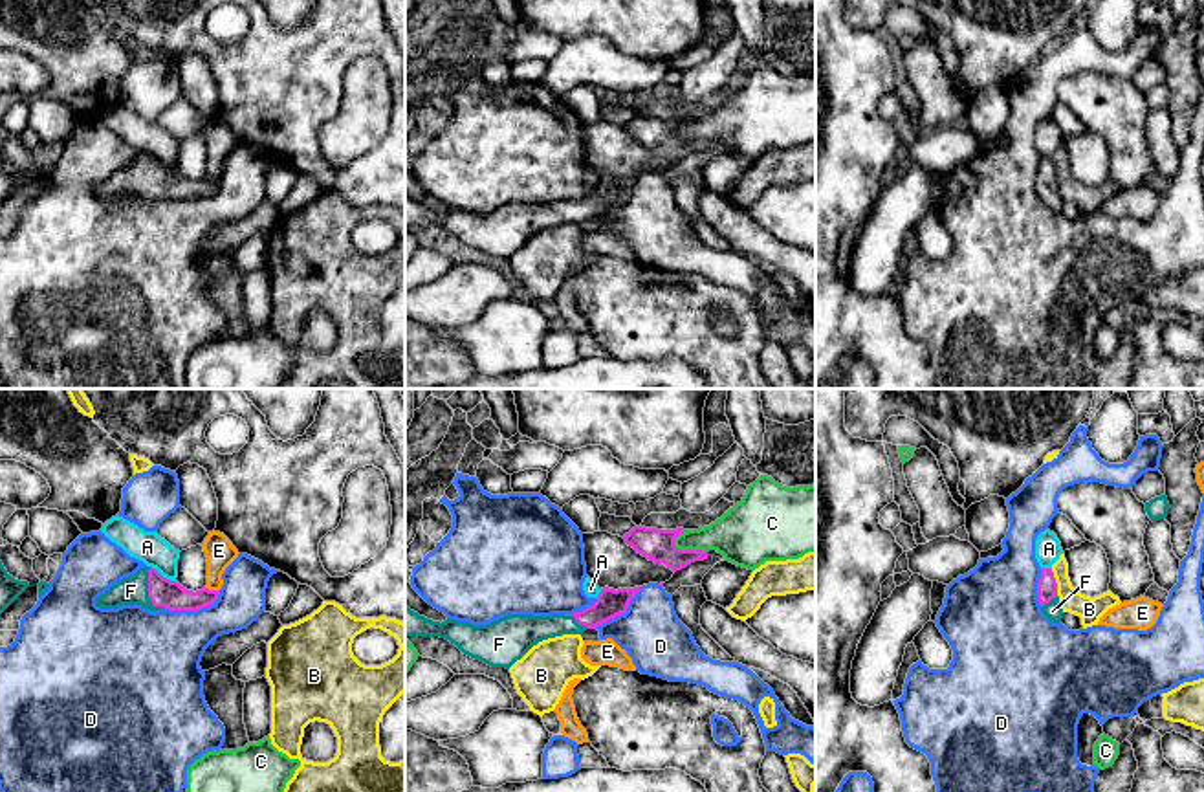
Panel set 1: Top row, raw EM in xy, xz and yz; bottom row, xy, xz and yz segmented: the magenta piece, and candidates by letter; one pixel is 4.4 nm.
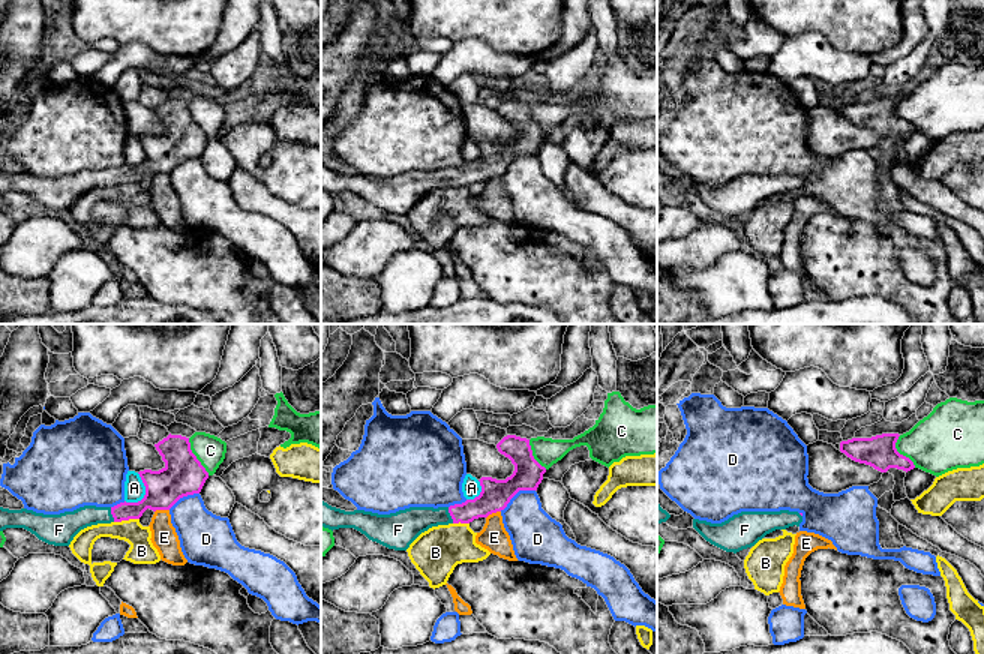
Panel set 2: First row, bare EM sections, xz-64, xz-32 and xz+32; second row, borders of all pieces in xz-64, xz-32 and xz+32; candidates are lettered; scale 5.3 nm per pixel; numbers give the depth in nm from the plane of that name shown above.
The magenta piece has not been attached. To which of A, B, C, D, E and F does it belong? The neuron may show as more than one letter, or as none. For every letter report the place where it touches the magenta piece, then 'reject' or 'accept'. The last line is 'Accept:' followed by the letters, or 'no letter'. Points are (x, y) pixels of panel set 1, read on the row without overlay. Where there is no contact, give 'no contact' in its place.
A: xy (162, 165) | reject
B: yz (1056, 173) | reject
C: xz (688, 140) | reject
D: xy (193, 198) | reject
E: xy (211, 180) | reject
F: xy (149, 182) | accept
Accept: F

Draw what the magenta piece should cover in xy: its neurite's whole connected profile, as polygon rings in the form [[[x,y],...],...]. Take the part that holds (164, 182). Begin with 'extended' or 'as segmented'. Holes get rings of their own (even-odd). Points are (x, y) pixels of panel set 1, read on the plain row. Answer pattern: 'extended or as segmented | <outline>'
extended | [[[143,156],[134,165],[112,174],[95,189],[101,198],[141,194],[148,200],[198,200],[214,194],[220,180],[187,180],[178,170],[163,167],[156,158]]]

